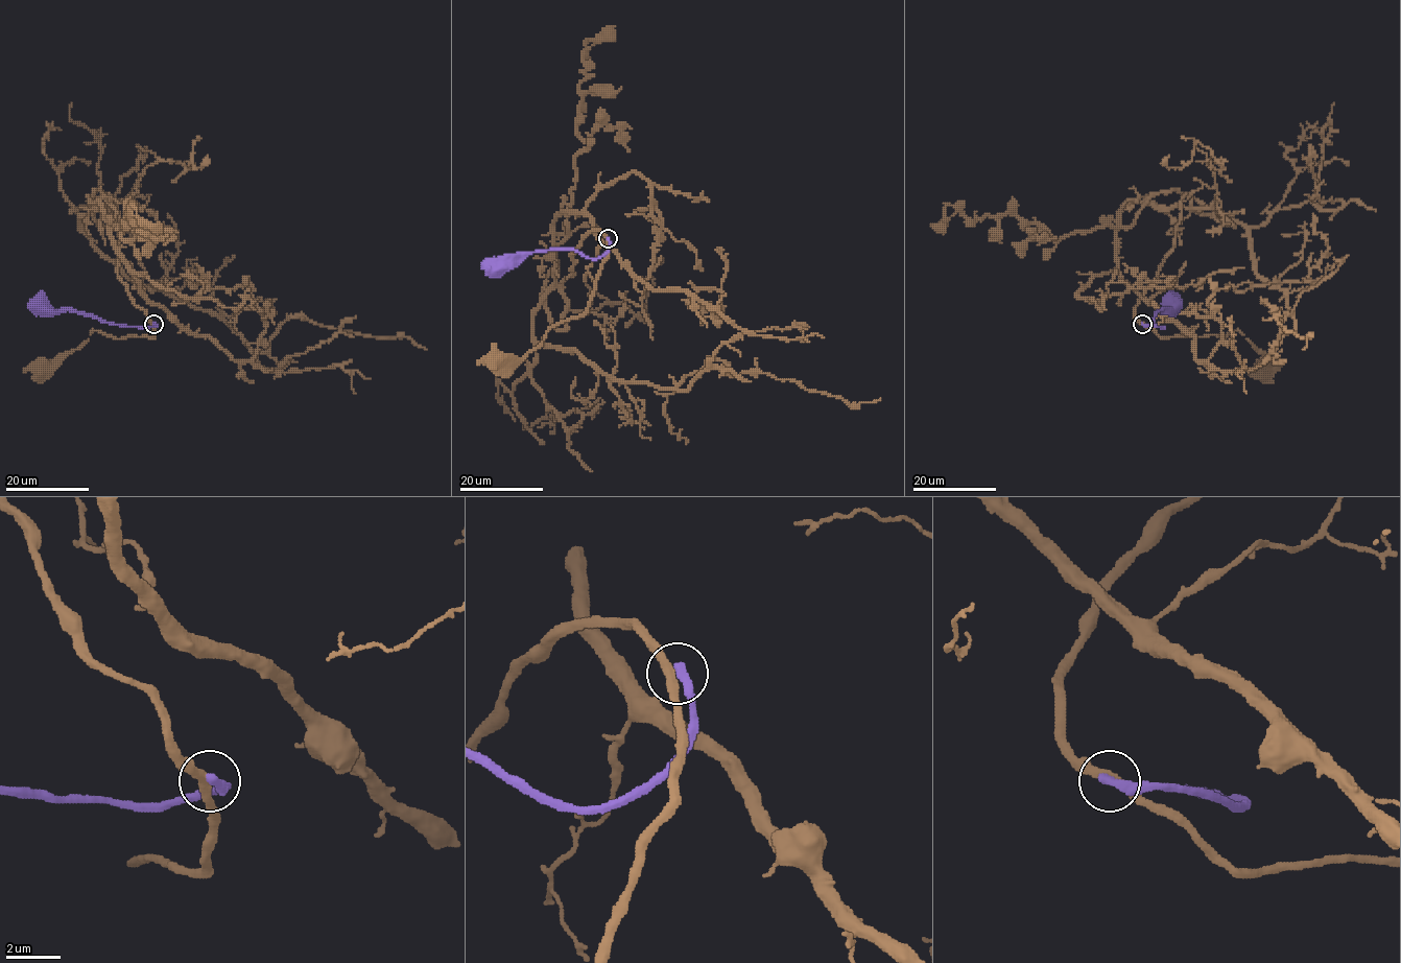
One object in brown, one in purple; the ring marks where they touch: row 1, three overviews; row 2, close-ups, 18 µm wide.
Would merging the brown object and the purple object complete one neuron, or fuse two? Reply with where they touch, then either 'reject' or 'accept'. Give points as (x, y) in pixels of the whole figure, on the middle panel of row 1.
place (608, 238); reject

